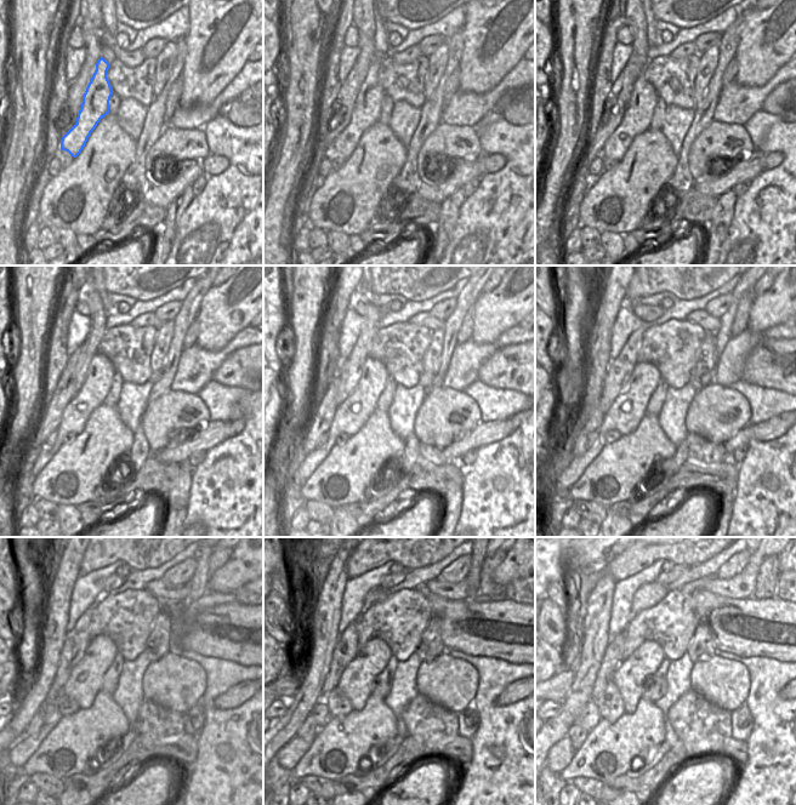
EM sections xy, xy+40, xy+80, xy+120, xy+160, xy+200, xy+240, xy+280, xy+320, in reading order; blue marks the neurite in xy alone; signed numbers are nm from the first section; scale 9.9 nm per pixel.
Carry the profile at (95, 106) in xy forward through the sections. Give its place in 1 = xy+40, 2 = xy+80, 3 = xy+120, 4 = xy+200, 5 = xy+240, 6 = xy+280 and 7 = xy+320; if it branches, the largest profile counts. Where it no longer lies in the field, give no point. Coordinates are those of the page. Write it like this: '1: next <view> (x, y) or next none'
1: next xy+40 (367, 112)
2: next xy+80 (637, 116)
3: next xy+120 (101, 371)
4: next xy+200 (625, 414)
5: next xy+240 (85, 680)
6: next xy+280 (356, 683)
7: next xy+320 (630, 675)

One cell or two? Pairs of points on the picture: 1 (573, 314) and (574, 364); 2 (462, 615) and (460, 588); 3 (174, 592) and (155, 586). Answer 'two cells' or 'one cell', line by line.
1: one cell
2: two cells
3: one cell

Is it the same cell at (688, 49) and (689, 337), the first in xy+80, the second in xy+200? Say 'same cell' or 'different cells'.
different cells

